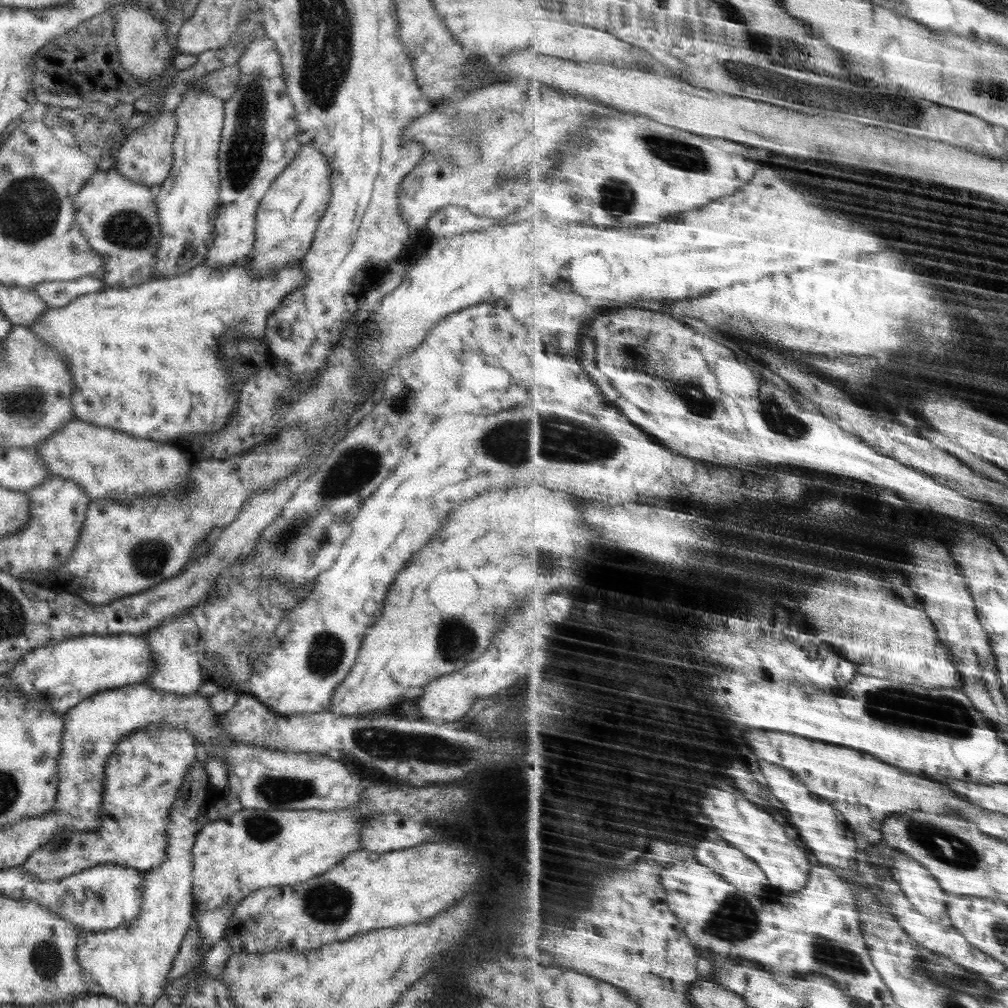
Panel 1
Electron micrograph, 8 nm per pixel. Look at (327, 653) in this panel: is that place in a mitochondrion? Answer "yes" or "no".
yes

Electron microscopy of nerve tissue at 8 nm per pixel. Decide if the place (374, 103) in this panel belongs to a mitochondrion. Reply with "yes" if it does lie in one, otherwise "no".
no

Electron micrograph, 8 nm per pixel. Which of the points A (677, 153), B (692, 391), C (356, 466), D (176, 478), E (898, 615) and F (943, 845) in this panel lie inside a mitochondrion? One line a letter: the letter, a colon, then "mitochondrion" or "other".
A: mitochondrion
B: mitochondrion
C: mitochondrion
D: other
E: other
F: mitochondrion

